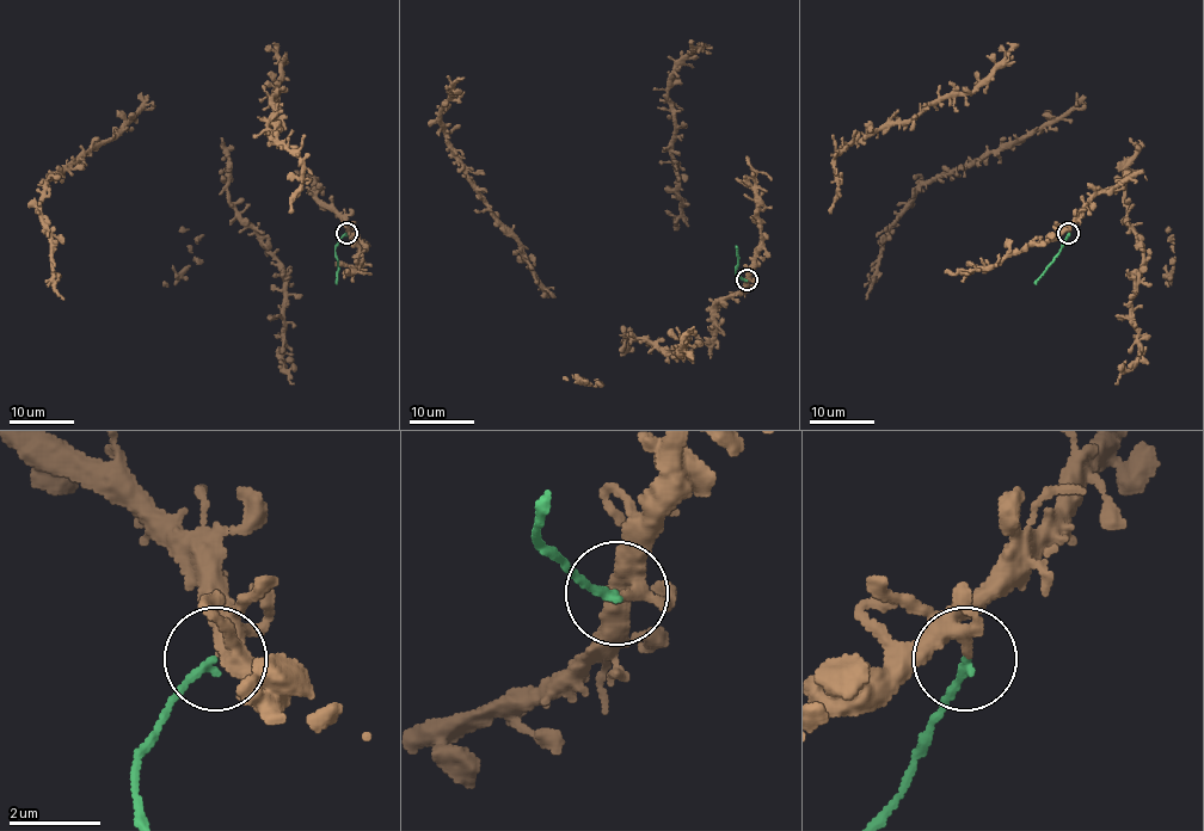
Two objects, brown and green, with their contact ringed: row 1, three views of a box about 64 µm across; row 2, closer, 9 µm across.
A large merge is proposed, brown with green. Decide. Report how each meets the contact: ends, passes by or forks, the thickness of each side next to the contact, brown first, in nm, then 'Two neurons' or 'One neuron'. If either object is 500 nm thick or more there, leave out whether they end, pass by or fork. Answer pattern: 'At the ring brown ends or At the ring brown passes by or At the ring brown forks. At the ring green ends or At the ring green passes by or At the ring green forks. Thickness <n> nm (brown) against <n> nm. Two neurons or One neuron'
At the ring brown passes by. At the ring green ends. Thickness 200 nm (brown) against 170 nm. Two neurons

